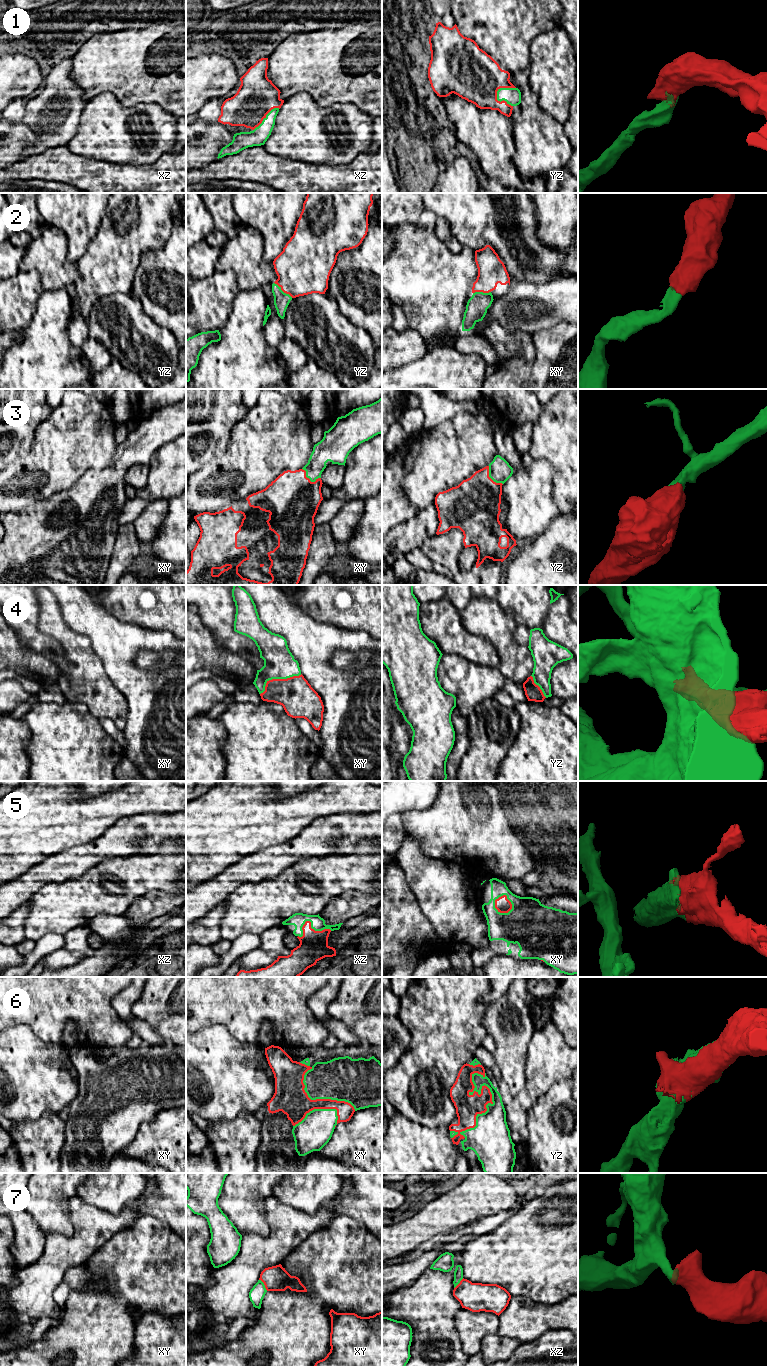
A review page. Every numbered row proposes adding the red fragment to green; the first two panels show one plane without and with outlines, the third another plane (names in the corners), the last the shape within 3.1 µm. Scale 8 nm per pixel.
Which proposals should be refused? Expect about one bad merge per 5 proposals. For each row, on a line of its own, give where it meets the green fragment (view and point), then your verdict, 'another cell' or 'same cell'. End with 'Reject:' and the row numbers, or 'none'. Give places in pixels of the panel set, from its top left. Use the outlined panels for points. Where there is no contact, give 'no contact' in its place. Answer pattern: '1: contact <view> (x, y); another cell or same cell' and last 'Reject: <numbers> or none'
1: contact yz (499, 100); same cell
2: contact yz (282, 291); same cell
3: contact xy (309, 478); same cell
4: contact xy (278, 678); same cell
5: contact xz (311, 923); same cell
6: contact yz (492, 1099); same cell
7: contact xy (264, 1285); same cell
Reject: none

